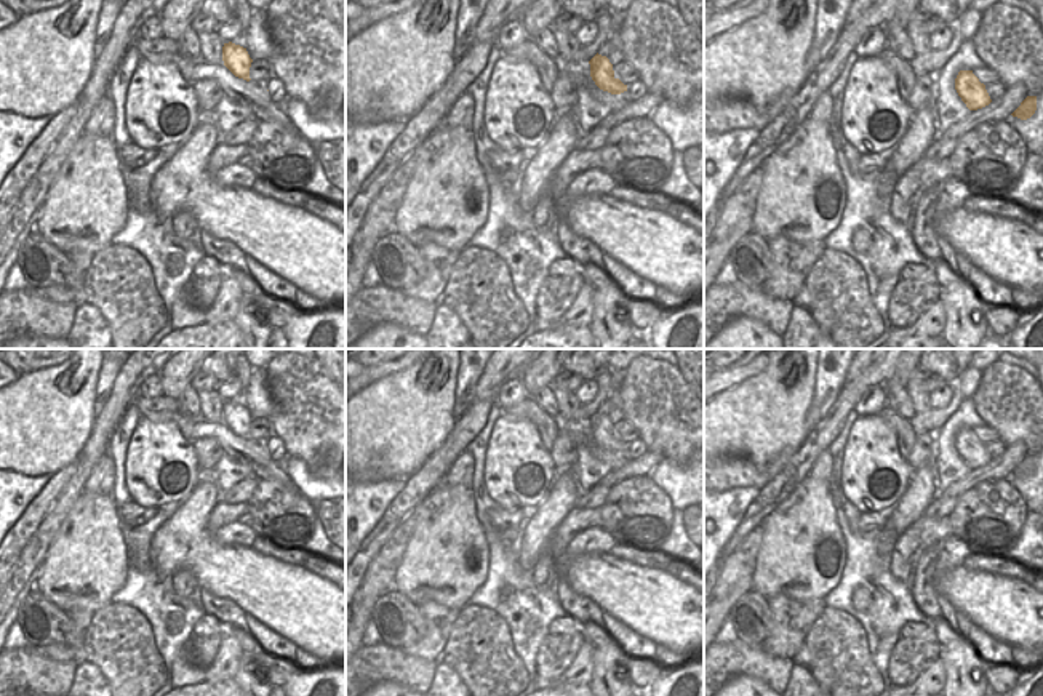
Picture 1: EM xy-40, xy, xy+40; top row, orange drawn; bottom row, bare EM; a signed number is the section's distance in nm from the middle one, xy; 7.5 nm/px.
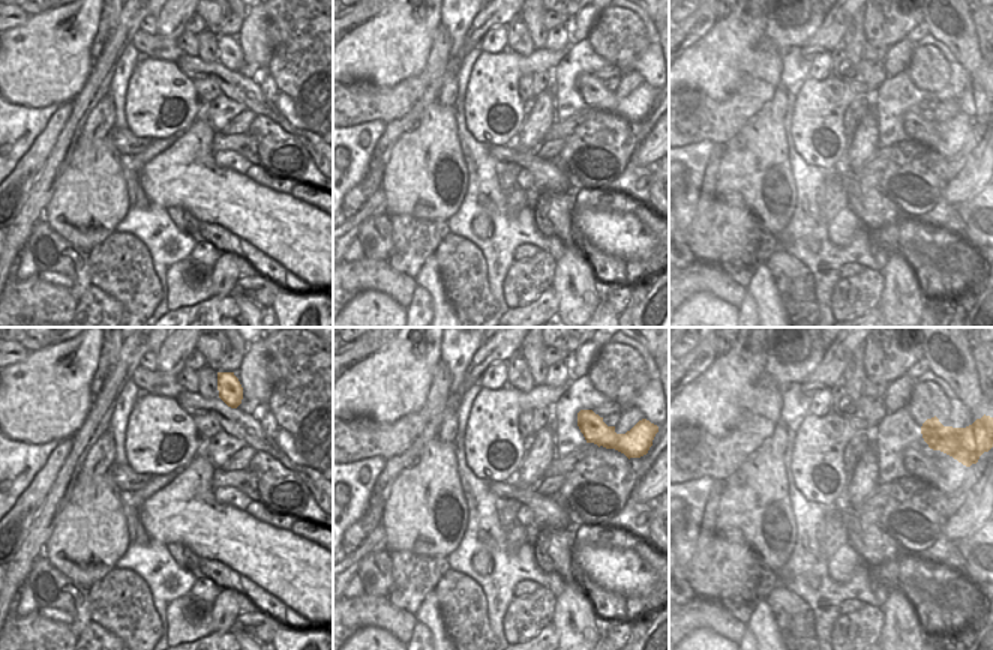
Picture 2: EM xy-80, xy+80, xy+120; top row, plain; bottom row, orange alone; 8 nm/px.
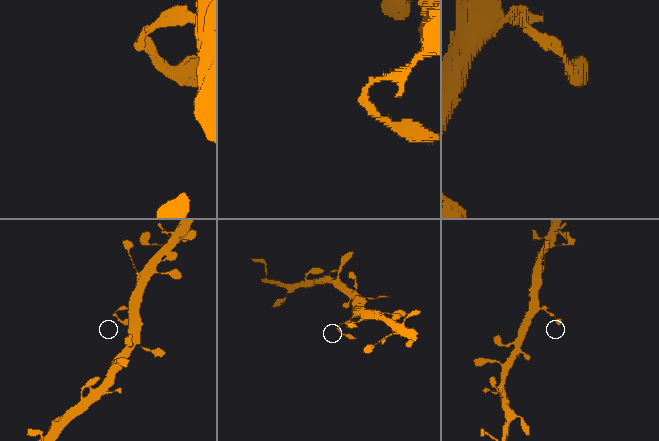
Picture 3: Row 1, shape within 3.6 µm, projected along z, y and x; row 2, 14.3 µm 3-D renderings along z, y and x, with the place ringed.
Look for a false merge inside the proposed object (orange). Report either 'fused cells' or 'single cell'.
single cell

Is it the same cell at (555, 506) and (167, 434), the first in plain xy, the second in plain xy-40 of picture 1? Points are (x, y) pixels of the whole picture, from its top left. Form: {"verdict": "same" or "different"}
{"verdict": "different"}

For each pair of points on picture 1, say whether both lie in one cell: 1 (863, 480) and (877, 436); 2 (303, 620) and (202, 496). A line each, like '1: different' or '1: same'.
1: same
2: same

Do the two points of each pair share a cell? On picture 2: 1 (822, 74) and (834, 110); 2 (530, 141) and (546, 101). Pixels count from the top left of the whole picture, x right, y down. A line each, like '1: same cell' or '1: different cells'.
1: same cell
2: same cell

